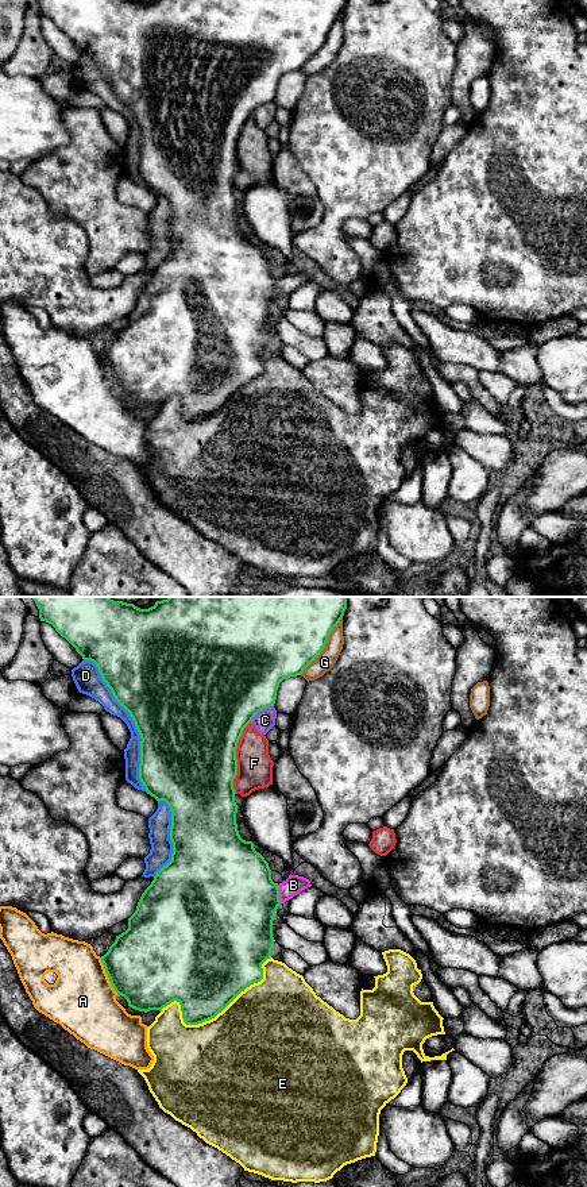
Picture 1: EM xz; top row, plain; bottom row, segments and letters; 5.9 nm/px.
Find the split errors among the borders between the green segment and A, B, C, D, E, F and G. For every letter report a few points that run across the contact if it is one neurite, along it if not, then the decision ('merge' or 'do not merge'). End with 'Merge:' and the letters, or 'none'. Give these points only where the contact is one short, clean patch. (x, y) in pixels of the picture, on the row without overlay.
A: do not merge
B: xz (236, 293), (278, 289), (293, 280) | merge
C: do not merge
D: do not merge
E: do not merge
F: do not merge
G: do not merge
Merge: B

